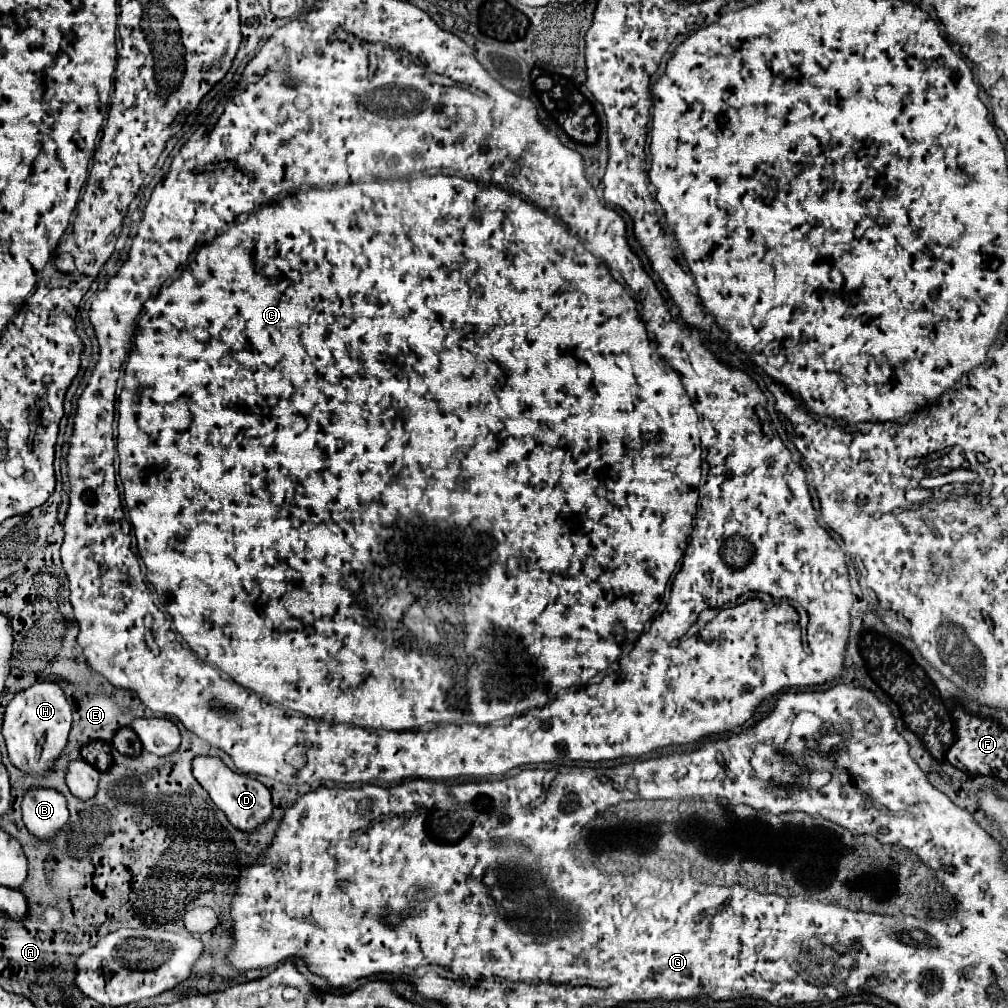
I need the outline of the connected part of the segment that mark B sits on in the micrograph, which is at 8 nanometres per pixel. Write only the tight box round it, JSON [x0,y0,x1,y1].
[21,787,69,841]

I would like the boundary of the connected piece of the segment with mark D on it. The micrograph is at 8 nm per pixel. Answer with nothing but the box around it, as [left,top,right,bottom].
[193,755,273,831]

